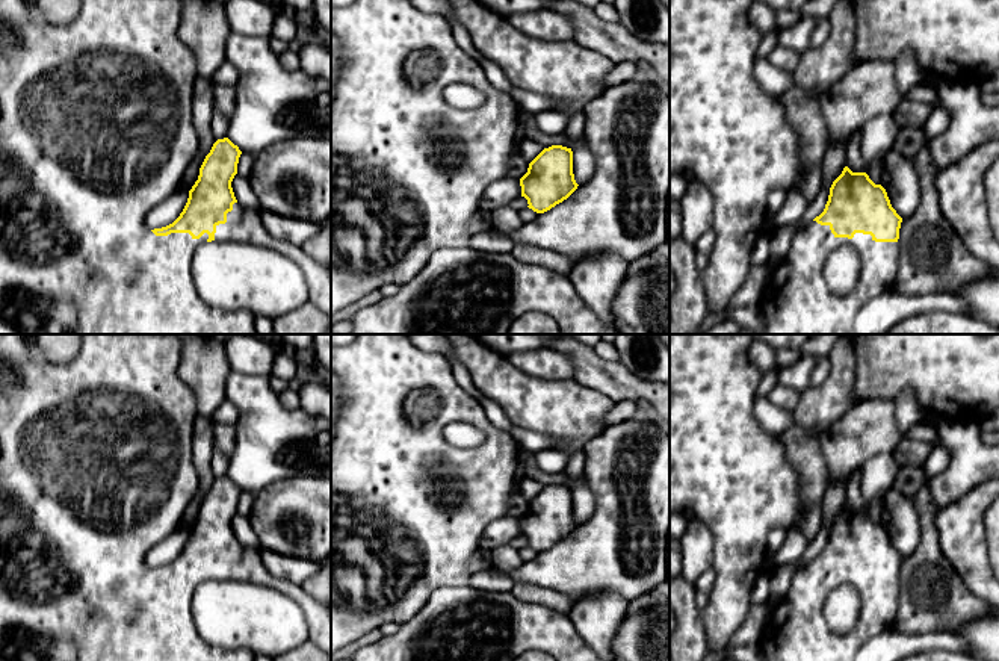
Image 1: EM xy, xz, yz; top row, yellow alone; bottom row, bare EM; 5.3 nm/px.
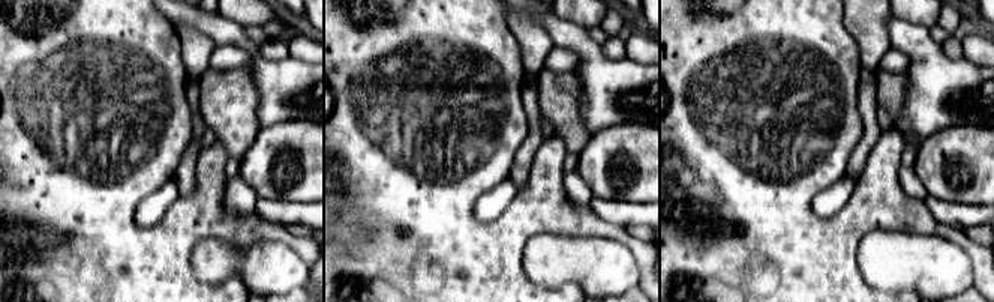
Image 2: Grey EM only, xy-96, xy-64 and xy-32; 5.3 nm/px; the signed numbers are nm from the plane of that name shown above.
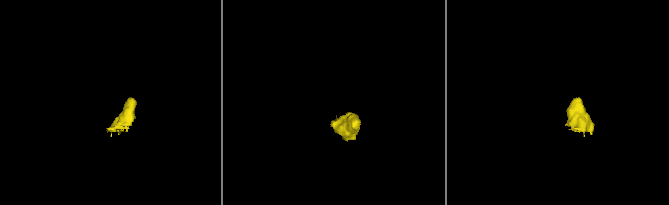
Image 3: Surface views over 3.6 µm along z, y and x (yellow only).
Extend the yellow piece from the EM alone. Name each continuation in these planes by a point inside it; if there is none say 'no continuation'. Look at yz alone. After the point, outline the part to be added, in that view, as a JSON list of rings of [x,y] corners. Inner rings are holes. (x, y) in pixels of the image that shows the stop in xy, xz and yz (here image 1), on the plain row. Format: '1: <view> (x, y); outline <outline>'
1: yz (795, 631); outline [[[812,560],[793,573],[787,594],[772,604],[759,647],[766,661],[854,661],[857,650],[869,638],[895,625],[898,604],[898,581],[875,581],[871,573],[863,572],[855,572],[852,578],[836,576],[830,564]],[[845,584],[858,591],[861,610],[855,628],[846,635],[837,635],[827,628],[824,604],[834,588]]]

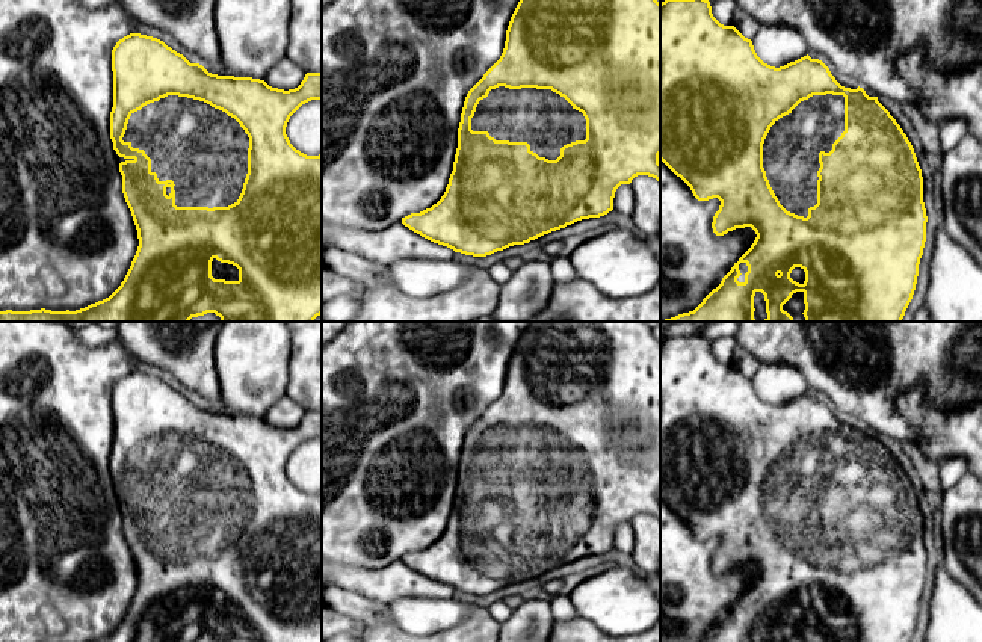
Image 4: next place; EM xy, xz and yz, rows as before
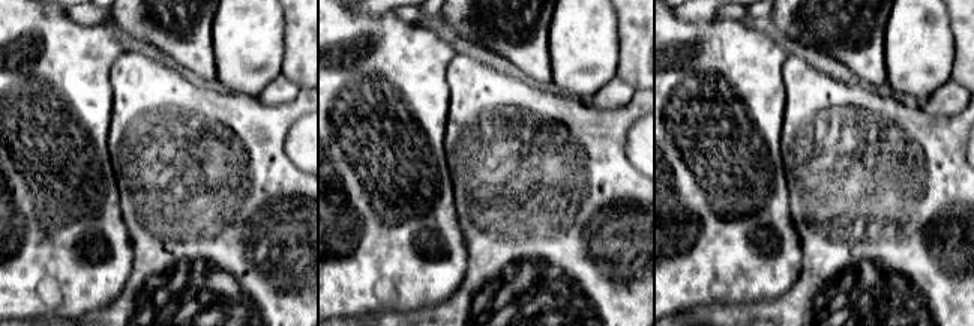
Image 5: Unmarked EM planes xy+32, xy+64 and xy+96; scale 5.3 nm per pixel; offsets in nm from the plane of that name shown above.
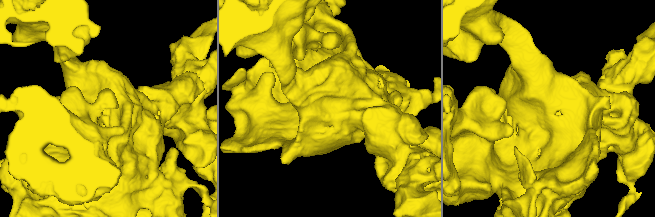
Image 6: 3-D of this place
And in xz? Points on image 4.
1: xz (543, 456); outline [[[499,424],[479,440],[471,468],[527,480],[539,495],[556,498],[564,483],[586,477],[586,458],[551,427]]]

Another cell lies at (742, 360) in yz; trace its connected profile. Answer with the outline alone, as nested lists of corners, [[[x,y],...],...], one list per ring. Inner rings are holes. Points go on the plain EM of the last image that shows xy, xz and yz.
[[[739,341],[733,364],[748,378],[752,379],[752,376],[757,373],[758,367],[761,366],[760,361],[757,361]]]

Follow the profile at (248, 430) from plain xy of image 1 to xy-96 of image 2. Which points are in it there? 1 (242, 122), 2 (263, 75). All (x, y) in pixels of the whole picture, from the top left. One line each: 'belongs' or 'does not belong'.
1: does not belong
2: belongs

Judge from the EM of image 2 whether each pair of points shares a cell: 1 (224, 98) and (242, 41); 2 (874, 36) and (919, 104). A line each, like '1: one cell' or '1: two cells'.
1: two cells
2: two cells

